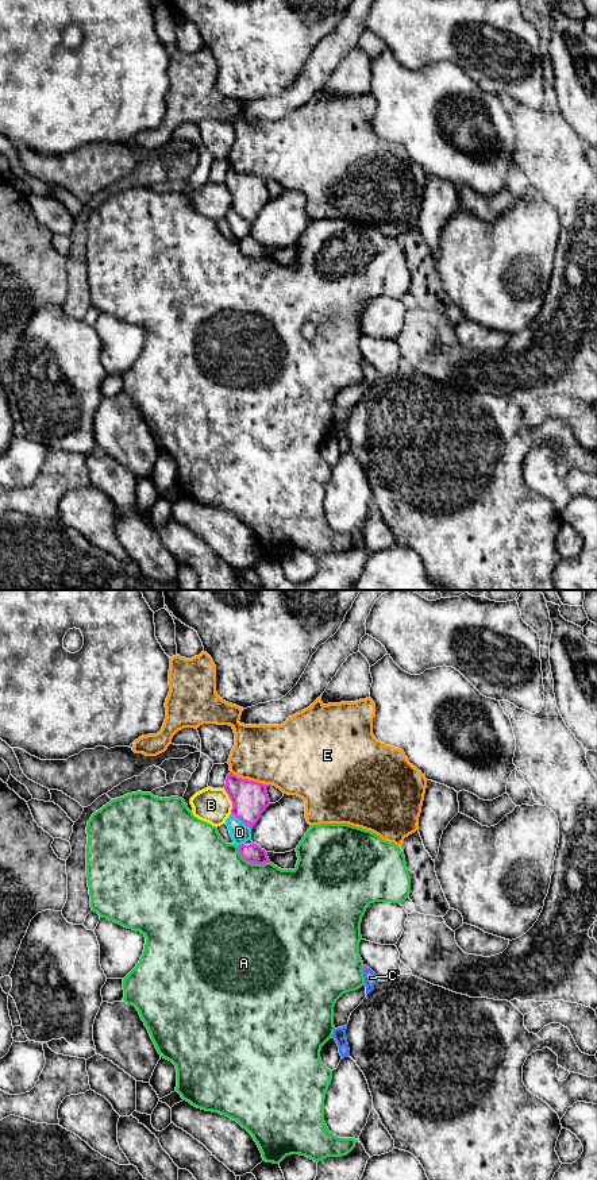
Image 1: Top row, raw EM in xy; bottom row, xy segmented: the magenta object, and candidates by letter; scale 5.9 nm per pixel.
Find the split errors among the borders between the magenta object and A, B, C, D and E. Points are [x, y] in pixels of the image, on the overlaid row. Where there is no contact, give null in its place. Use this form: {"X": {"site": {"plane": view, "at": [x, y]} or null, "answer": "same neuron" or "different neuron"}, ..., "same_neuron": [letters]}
{"A": {"site": {"plane": "xy", "at": [251, 862]}, "answer": "different neuron"}, "B": {"site": {"plane": "xy", "at": [231, 801]}, "answer": "different neuron"}, "C": {"site": {"plane": "xy", "at": [365, 970]}, "answer": "same neuron"}, "D": {"site": {"plane": "xy", "at": [242, 821]}, "answer": "different neuron"}, "E": {"site": {"plane": "xy", "at": [250, 781]}, "answer": "different neuron"}, "same_neuron": ["C"]}

